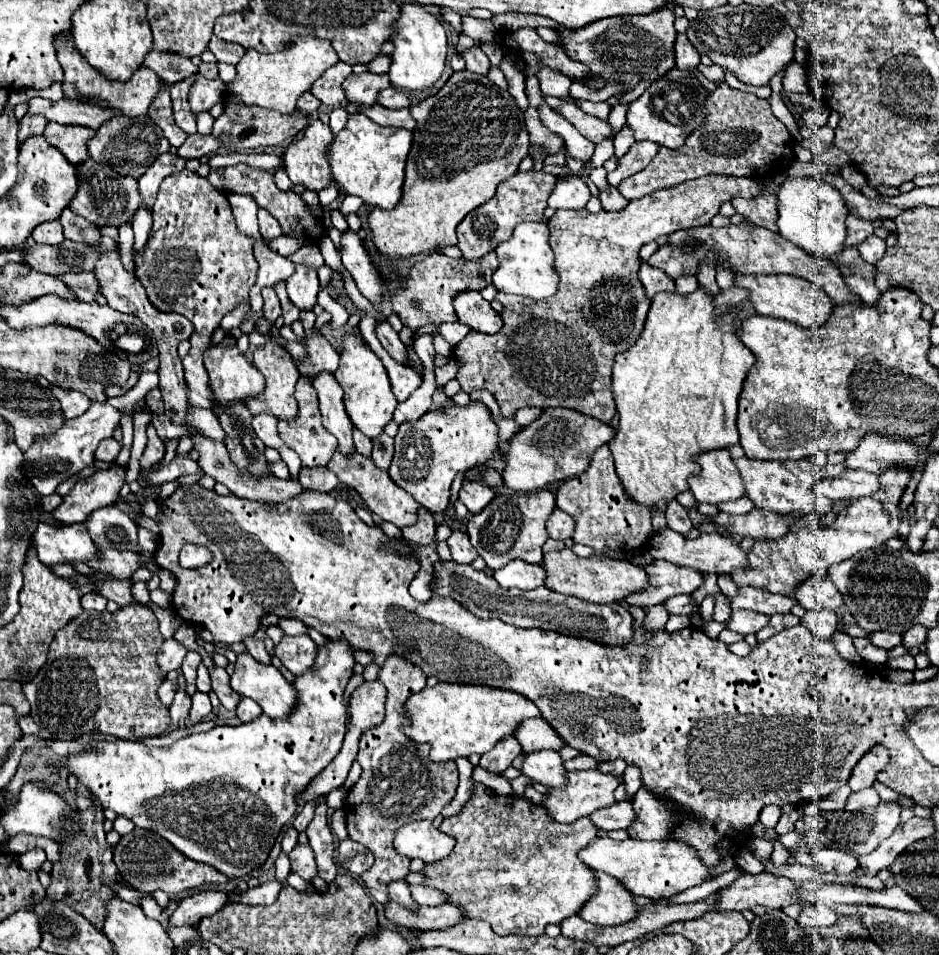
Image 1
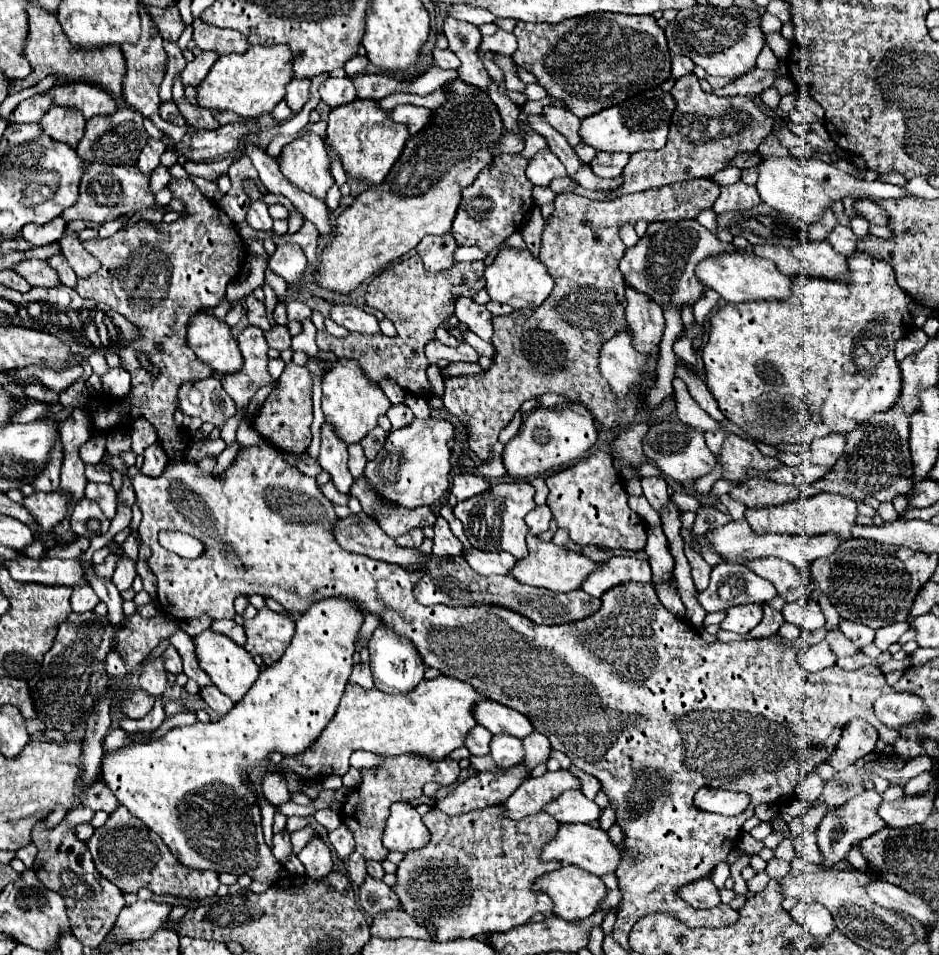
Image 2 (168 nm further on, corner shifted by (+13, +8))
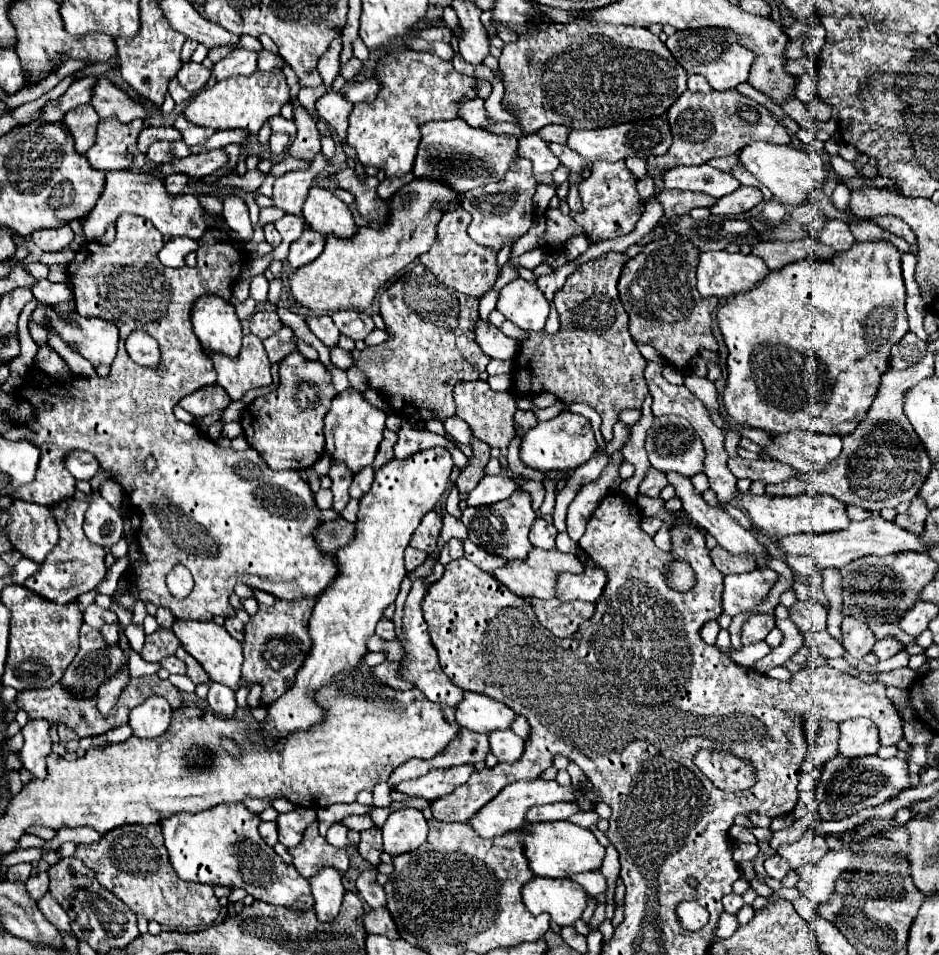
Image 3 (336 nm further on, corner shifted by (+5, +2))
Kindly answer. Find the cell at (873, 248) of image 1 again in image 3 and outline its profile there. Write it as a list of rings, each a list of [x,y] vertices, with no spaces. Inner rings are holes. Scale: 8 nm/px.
[[[830,219],[826,223],[826,227],[820,231],[820,233],[814,233],[824,245],[830,245],[834,247],[836,251],[848,251],[856,239],[848,227],[848,223],[844,221],[836,221],[836,219]]]

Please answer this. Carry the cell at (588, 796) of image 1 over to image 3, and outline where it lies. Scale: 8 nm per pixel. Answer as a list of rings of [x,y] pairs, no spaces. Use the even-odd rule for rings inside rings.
[[[534,779],[534,781],[518,781],[508,785],[506,789],[502,789],[498,793],[498,797],[494,797],[494,801],[490,801],[490,805],[486,805],[486,809],[482,809],[482,813],[478,813],[478,817],[474,817],[472,827],[480,837],[492,839],[498,835],[504,835],[508,831],[520,829],[526,823],[526,813],[534,807],[534,805],[546,805],[546,803],[556,803],[556,801],[576,801],[582,793],[568,785],[562,787],[556,781],[546,781],[546,779]]]

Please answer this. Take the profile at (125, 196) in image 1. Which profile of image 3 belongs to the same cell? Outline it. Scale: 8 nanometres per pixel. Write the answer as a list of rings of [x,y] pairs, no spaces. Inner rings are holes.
[[[106,171],[106,185],[104,191],[96,203],[96,207],[86,215],[84,219],[84,235],[88,241],[100,239],[110,225],[116,225],[118,217],[130,213],[140,215],[154,223],[154,227],[162,235],[180,237],[186,235],[190,239],[200,239],[200,235],[208,229],[202,217],[202,205],[194,195],[178,195],[172,197],[166,193],[166,185],[158,177],[148,177],[146,173],[134,173],[134,171]]]

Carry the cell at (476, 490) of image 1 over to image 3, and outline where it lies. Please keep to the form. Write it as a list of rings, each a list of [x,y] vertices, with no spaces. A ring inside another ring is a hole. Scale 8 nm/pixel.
[[[486,475],[478,483],[478,487],[470,491],[468,505],[470,507],[480,507],[480,505],[492,505],[492,503],[498,503],[498,501],[504,501],[516,489],[518,489],[518,485],[510,479],[504,479],[500,475],[492,475],[492,477]]]

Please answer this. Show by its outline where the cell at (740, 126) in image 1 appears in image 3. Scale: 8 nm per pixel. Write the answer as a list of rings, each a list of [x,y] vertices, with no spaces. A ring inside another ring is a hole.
[[[710,91],[710,93],[682,93],[676,103],[668,109],[668,123],[672,127],[674,143],[662,157],[648,157],[646,169],[652,179],[662,177],[662,171],[676,165],[702,165],[714,157],[728,157],[742,151],[750,141],[766,141],[774,145],[790,143],[790,135],[784,125],[780,125],[766,107],[732,91]]]

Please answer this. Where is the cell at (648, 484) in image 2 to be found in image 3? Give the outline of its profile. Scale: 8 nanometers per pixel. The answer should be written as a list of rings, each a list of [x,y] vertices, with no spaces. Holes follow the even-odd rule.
[[[650,467],[648,473],[646,473],[646,477],[644,477],[644,481],[640,483],[640,493],[650,495],[650,497],[658,497],[660,491],[662,491],[666,485],[668,485],[666,475],[664,475],[662,471],[656,471],[656,469]]]

